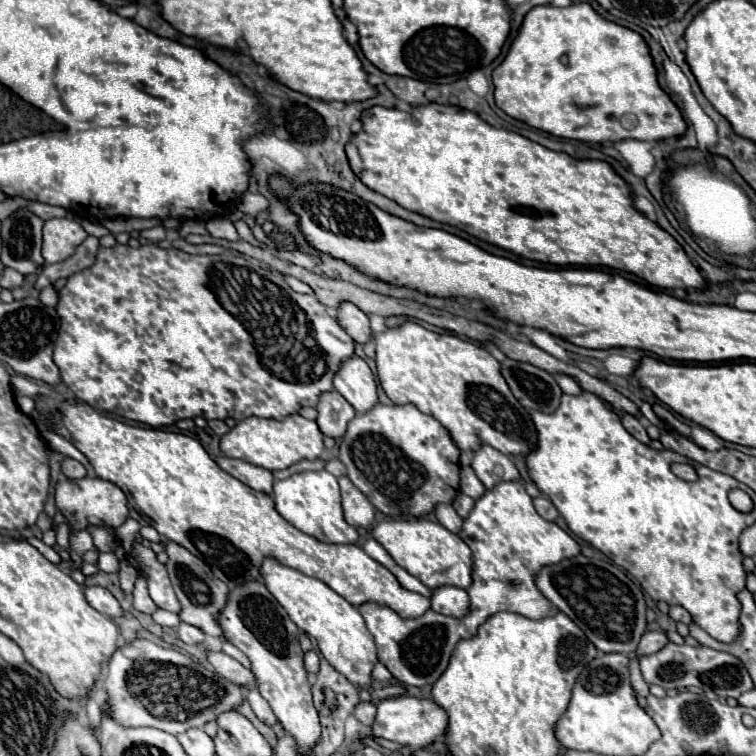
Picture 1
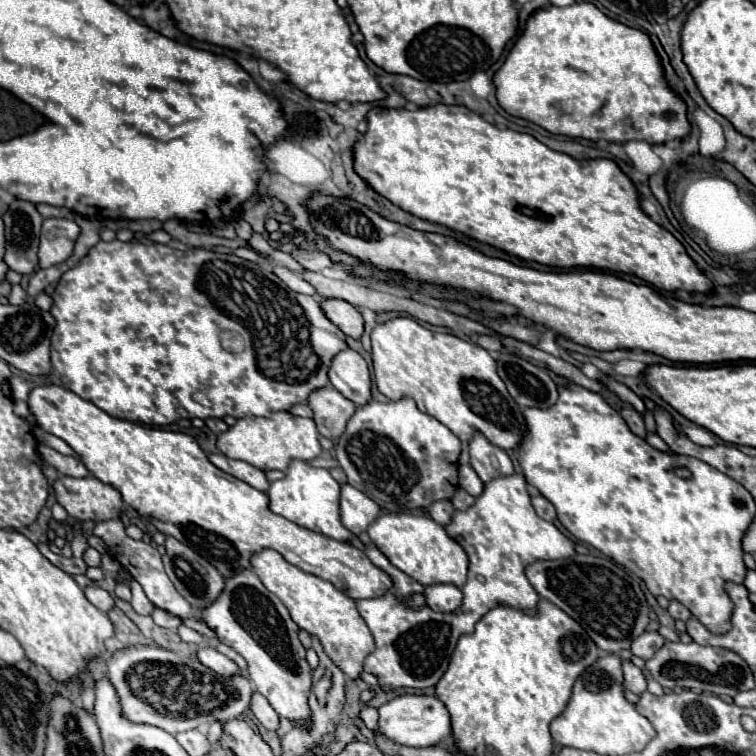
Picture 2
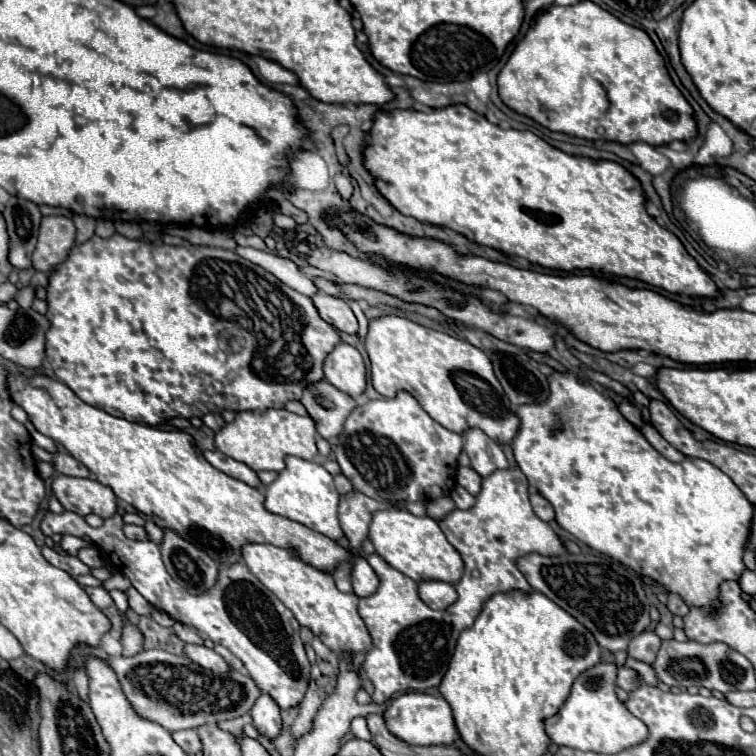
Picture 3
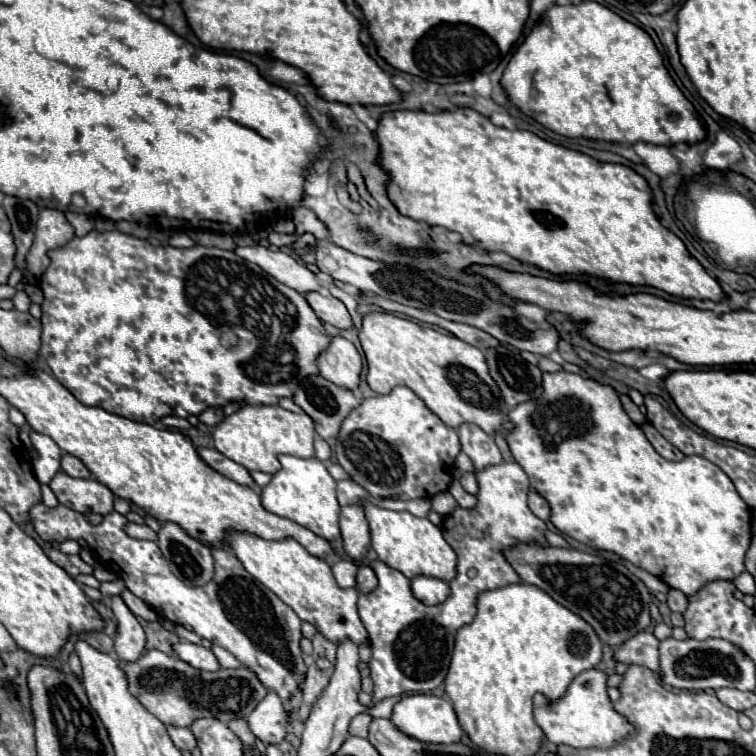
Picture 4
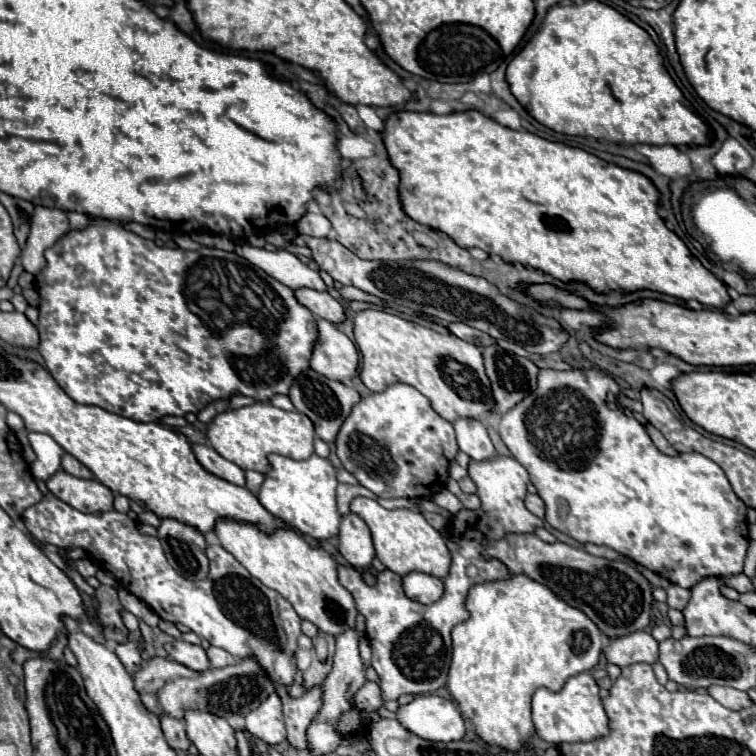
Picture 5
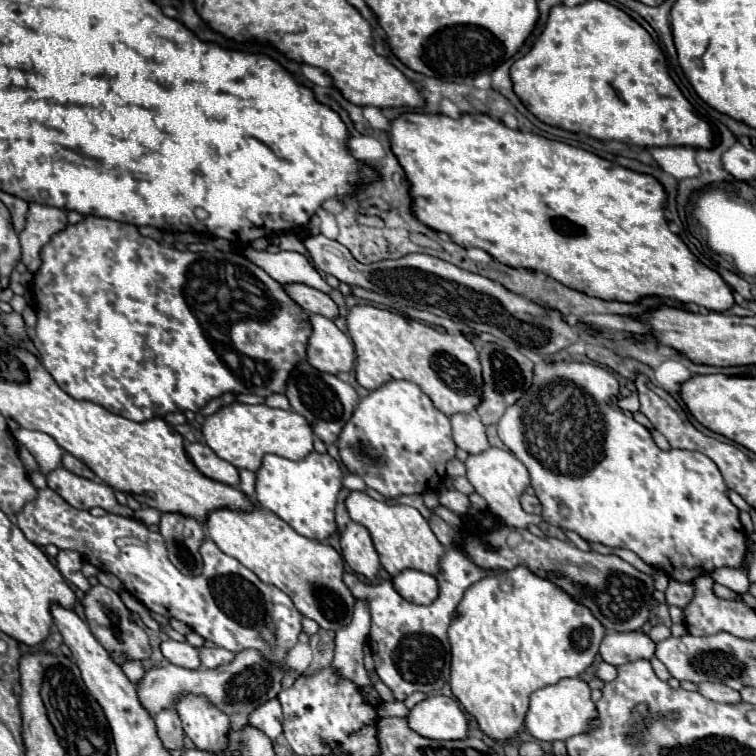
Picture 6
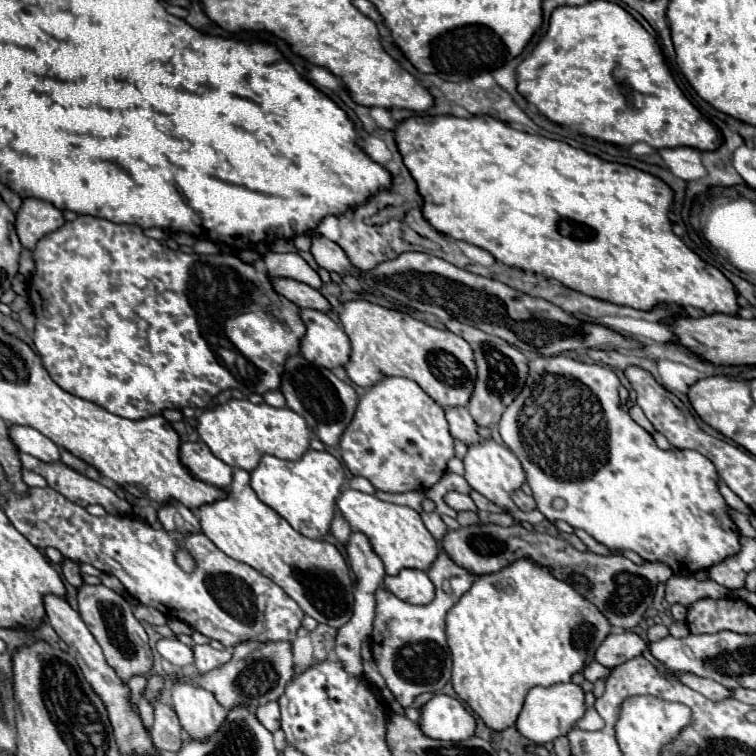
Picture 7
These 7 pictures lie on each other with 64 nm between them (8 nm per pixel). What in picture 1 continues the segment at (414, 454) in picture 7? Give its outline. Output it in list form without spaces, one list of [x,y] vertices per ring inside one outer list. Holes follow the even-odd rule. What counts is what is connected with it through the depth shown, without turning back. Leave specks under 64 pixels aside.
[[[374,404],[374,408],[366,414],[356,414],[342,436],[338,452],[352,484],[386,516],[426,516],[436,504],[450,504],[458,494],[460,448],[436,418],[422,414],[414,404]]]

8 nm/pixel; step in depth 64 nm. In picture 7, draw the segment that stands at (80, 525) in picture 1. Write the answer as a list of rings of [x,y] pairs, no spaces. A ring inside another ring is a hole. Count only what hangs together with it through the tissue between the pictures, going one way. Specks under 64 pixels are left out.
[[[19,453],[22,466],[40,476],[46,478],[48,486],[66,496],[68,500],[74,500],[76,504],[90,506],[90,504],[102,504],[106,512],[110,514],[130,514],[132,506],[118,498],[110,488],[102,486],[100,482],[94,482],[86,478],[84,474],[72,470],[64,462],[42,462],[30,454]]]

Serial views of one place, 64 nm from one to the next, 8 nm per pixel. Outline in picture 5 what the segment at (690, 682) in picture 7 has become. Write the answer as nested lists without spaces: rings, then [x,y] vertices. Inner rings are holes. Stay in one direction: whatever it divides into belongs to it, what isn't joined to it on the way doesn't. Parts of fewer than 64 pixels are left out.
[[[710,686],[706,688],[706,692],[720,702],[722,706],[730,708],[730,710],[738,710],[738,708],[748,708],[750,706],[750,698],[746,696],[746,692],[740,692],[736,688],[728,688],[728,686]]]

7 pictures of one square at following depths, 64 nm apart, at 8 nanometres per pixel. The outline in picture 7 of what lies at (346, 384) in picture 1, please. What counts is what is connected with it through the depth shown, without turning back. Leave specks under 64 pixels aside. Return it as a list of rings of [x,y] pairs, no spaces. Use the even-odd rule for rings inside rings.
[[[300,308],[298,312],[306,326],[306,334],[300,338],[300,354],[324,368],[346,364],[346,356],[350,356],[350,340],[346,340],[342,328],[320,310]]]

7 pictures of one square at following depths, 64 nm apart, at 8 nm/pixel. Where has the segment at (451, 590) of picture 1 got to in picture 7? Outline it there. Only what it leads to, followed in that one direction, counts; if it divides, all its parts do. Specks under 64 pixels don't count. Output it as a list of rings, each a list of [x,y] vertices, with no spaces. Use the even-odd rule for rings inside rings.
[[[402,570],[398,576],[386,576],[384,588],[408,604],[428,604],[434,598],[434,584],[422,570]]]

